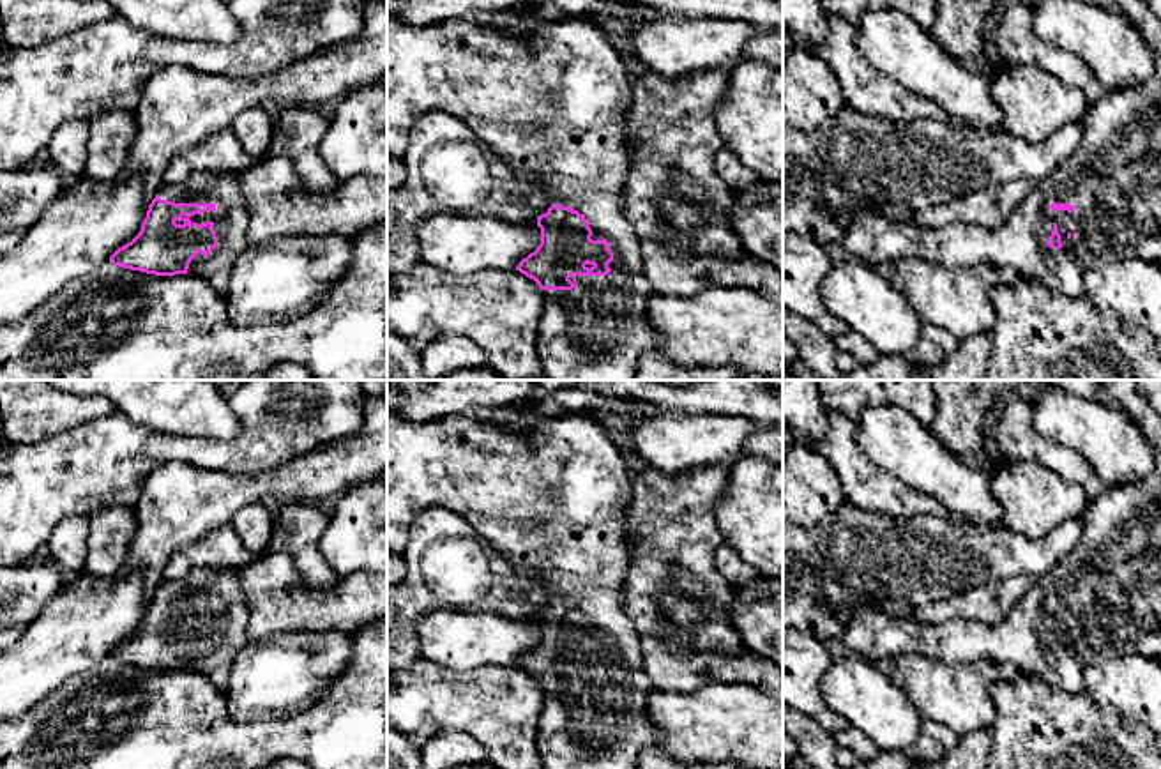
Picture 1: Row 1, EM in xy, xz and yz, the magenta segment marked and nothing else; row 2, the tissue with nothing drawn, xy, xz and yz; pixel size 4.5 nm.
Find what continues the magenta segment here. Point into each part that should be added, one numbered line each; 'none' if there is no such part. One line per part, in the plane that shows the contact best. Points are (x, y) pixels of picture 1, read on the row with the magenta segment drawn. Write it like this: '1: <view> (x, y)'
1: xy (230, 218)

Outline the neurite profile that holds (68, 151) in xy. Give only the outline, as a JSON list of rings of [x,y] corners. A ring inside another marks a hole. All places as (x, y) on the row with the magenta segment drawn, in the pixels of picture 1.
[[[71,120],[62,124],[44,152],[60,175],[81,177],[88,164],[88,122]]]

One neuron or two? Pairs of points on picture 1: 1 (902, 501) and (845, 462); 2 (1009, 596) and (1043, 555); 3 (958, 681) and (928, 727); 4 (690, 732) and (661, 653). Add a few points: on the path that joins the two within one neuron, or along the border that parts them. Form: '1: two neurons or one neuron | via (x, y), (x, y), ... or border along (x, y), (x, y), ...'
1: one neuron | via (887, 495), (875, 490), (859, 474)
2: two neurons | border along (1031, 578), (1008, 577), (983, 586)
3: two neurons | border along (921, 718), (932, 718), (958, 736)
4: two neurons | border along (714, 681), (693, 690), (654, 690)

